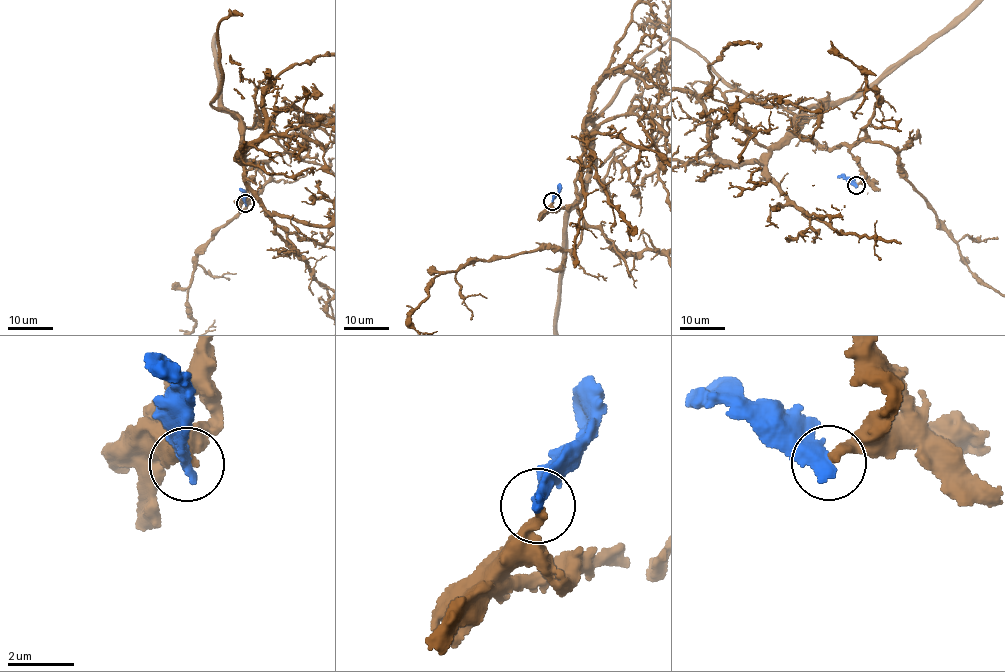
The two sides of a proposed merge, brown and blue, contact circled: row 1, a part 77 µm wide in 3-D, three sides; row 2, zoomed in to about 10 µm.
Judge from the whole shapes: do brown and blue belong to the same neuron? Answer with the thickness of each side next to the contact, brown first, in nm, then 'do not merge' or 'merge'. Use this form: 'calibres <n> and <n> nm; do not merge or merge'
calibres 260 and 480 nm; do not merge

